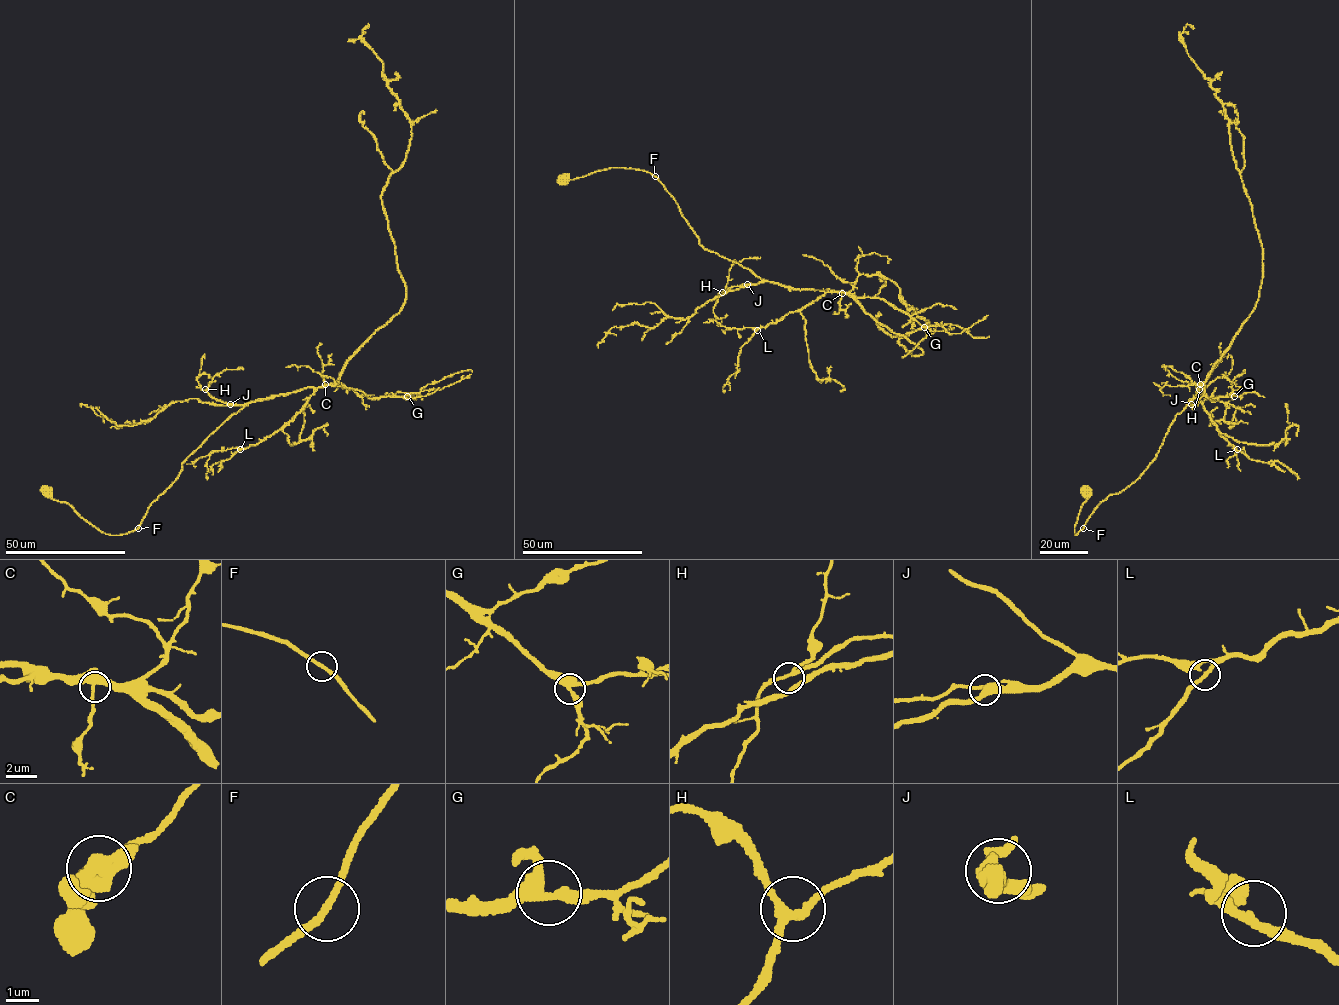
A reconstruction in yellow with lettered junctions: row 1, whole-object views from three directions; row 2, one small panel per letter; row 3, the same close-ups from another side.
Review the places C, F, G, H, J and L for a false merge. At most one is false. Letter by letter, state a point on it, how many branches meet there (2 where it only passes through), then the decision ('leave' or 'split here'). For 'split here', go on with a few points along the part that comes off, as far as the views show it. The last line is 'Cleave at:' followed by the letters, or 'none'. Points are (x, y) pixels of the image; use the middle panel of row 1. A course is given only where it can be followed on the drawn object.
C: place (842, 293); branches 3; leave
F: place (655, 176); branches 2; leave
G: place (924, 327); branches 3; leave
H: place (722, 292); branches 3; leave
J: place (747, 284); branches 3; leave
L: place (757, 330); branches 2; leave
Cleave at: none

